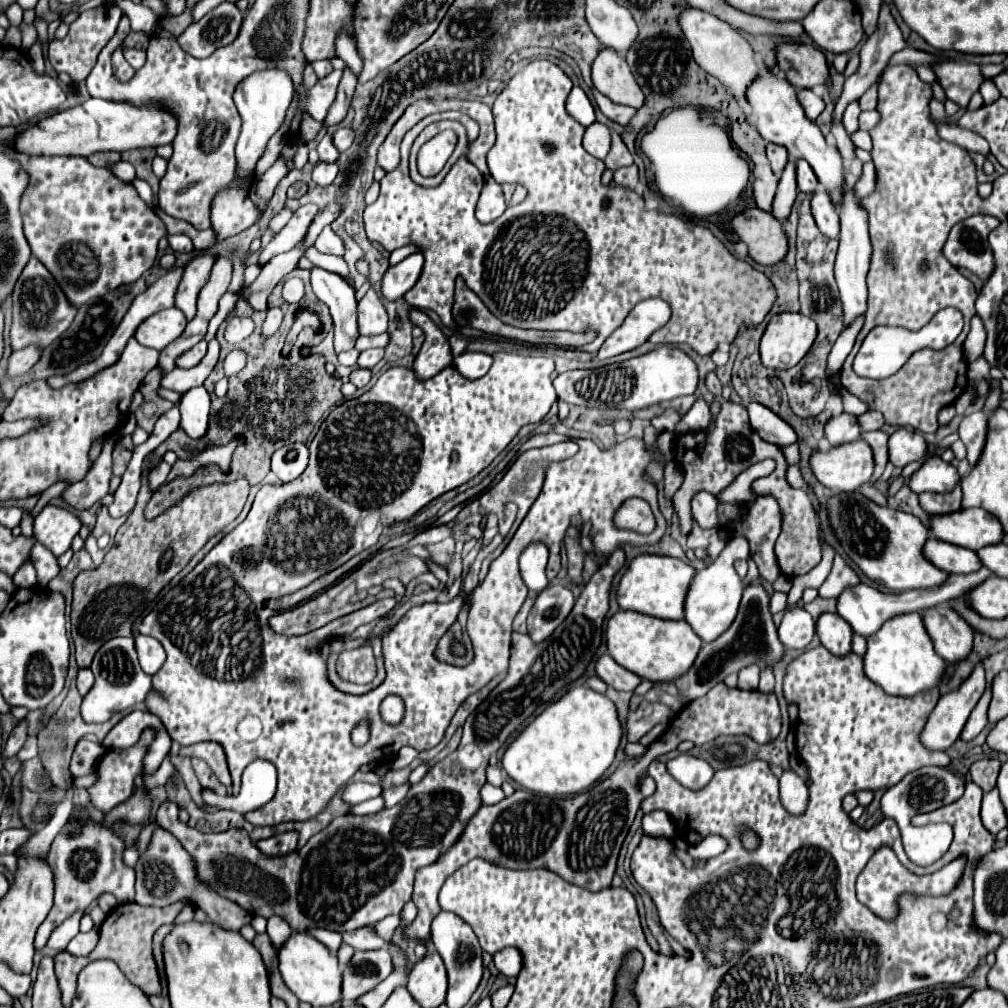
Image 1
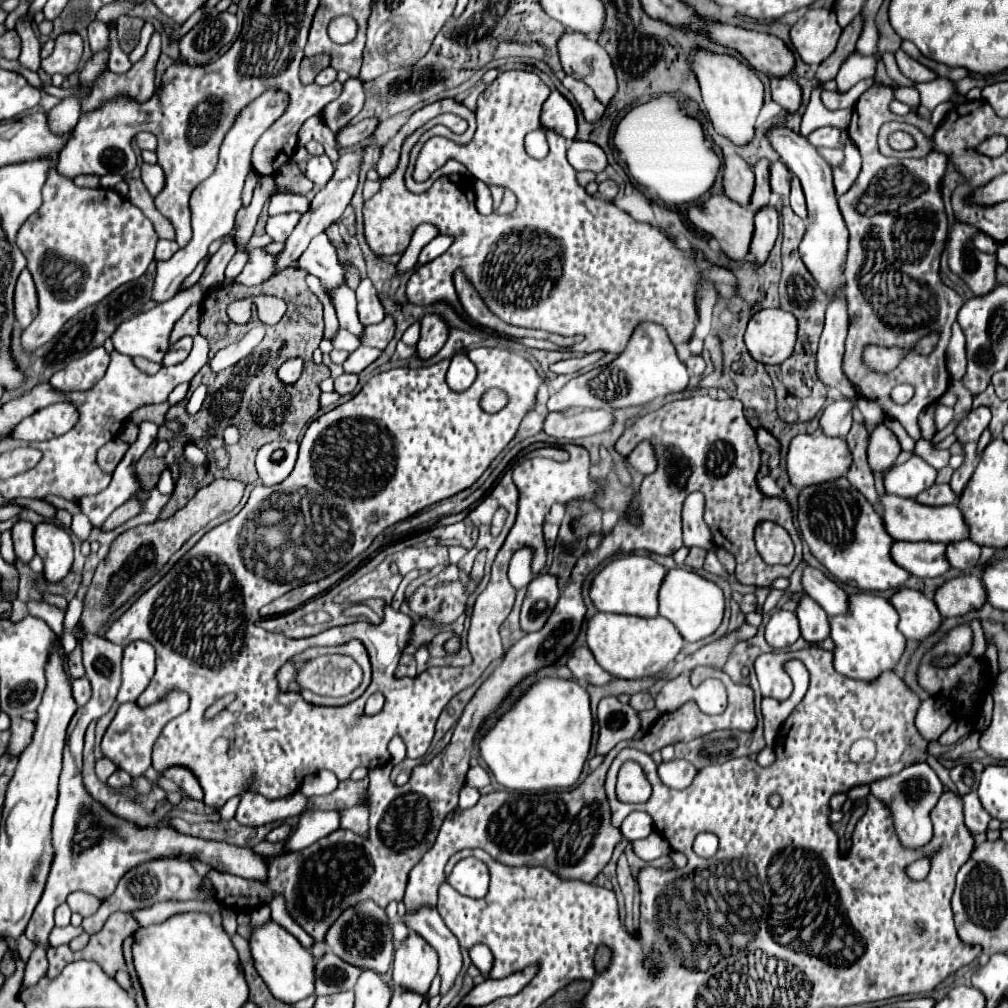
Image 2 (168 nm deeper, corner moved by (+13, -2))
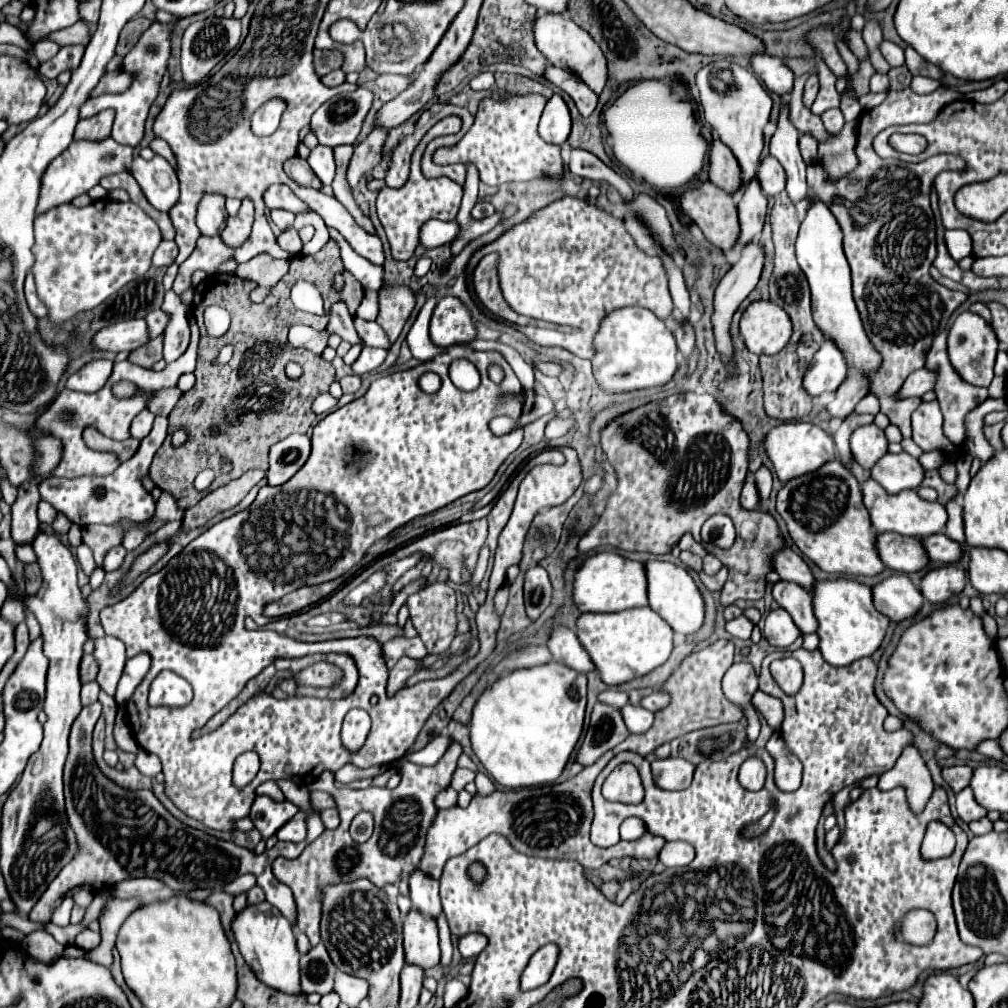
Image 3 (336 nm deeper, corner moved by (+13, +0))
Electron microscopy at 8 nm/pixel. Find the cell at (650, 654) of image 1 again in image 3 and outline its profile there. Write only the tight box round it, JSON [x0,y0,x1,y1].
[577,607,673,685]

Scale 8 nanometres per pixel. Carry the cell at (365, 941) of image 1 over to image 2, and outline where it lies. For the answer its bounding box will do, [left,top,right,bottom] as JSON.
[325,899,393,975]

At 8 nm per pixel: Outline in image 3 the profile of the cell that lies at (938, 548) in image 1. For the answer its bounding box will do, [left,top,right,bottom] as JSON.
[877,533,929,573]

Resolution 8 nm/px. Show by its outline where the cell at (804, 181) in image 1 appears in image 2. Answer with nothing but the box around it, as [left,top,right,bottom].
[769,161,789,199]

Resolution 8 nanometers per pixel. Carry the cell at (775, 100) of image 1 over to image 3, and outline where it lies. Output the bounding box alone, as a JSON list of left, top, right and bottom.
[797,201,881,419]

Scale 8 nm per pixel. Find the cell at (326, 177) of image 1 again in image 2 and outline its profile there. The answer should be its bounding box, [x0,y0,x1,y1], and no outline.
[305,155,333,187]

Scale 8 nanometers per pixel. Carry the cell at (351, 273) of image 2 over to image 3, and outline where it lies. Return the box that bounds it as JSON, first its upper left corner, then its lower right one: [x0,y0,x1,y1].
[149,241,363,509]

